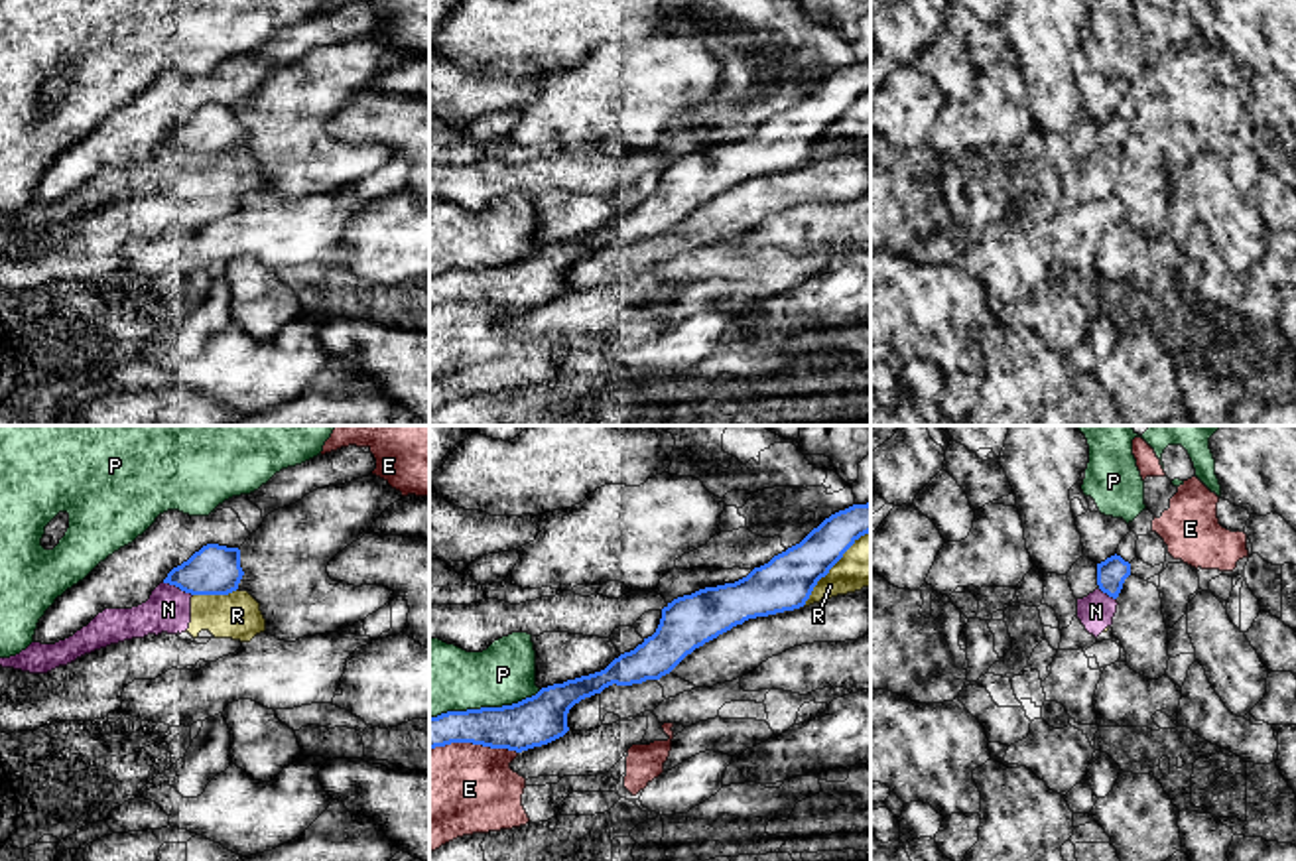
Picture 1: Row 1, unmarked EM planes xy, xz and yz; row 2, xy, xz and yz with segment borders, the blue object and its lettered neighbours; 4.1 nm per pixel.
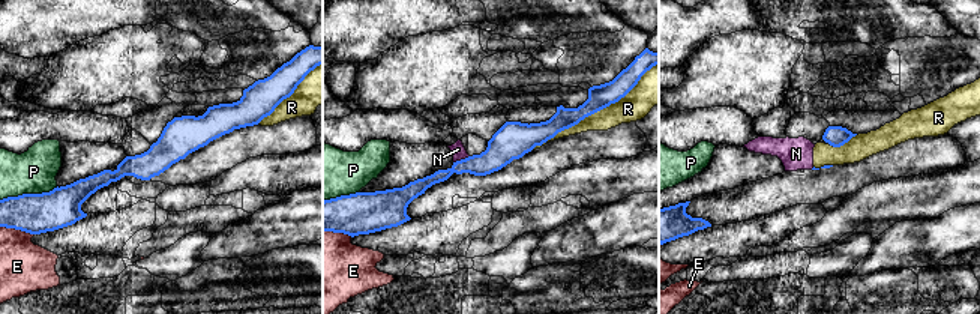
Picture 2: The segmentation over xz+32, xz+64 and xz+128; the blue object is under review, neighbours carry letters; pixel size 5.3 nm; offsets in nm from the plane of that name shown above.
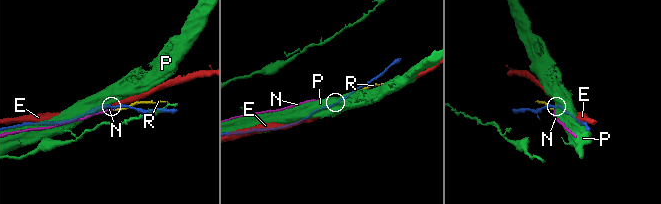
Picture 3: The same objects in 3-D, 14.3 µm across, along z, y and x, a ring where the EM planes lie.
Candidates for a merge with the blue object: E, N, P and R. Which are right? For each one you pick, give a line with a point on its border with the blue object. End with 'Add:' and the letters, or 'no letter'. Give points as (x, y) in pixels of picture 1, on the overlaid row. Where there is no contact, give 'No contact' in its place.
Add: no letter

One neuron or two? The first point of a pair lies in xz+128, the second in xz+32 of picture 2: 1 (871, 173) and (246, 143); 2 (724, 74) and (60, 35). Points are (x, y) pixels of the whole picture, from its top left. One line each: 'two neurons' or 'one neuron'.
1: one neuron
2: two neurons

